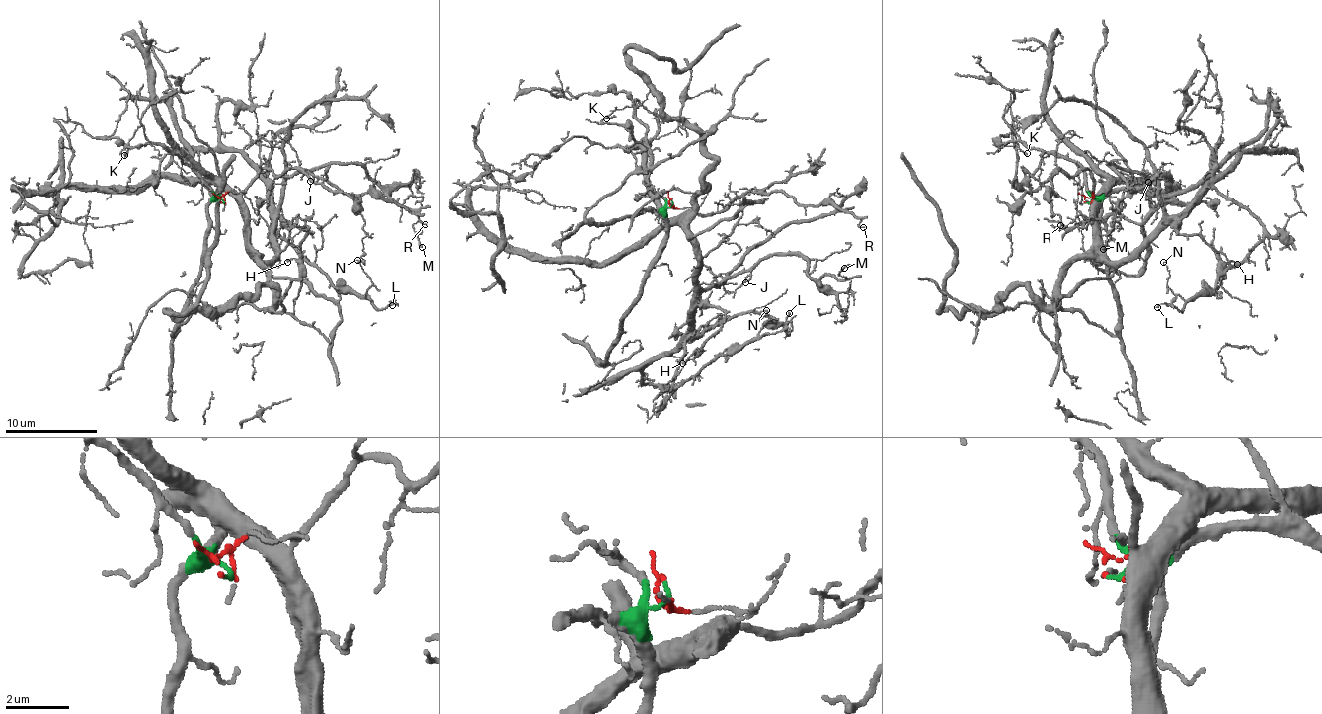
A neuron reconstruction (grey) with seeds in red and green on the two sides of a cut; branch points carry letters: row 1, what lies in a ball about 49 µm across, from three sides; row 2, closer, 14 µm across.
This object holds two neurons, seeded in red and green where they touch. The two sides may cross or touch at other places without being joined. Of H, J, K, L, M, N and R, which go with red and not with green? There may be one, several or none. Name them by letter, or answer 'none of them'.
H, J, L, M, N, R

